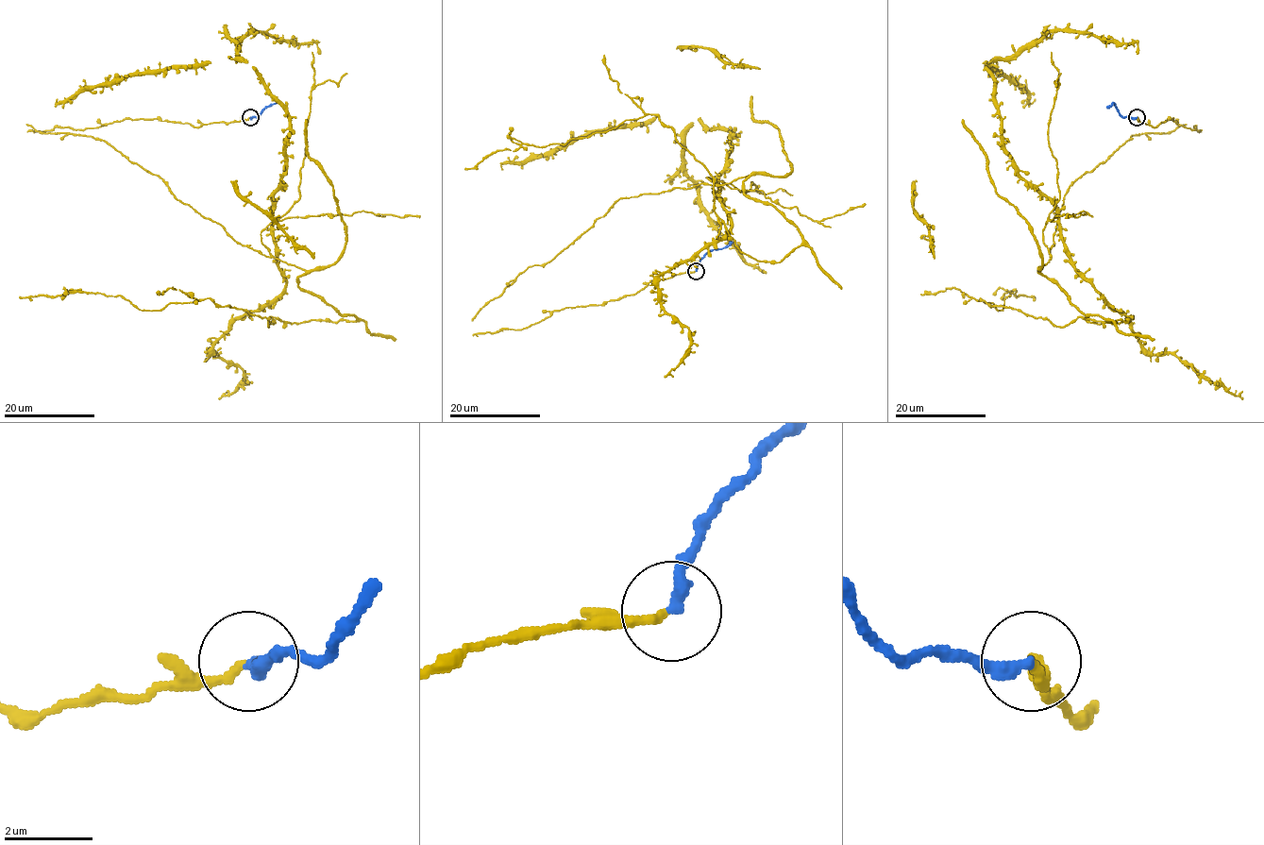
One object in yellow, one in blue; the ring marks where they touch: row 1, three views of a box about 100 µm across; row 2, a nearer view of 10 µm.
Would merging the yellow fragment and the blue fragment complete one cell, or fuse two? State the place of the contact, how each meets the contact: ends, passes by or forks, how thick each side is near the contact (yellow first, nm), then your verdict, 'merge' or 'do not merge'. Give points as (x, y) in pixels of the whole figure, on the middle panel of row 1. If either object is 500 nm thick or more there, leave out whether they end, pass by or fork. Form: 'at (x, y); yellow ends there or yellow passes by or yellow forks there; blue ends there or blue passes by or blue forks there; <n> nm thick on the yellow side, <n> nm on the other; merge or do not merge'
at (696, 271); yellow ends there; blue ends there; 180 nm thick on the yellow side, 320 nm on the other; merge

